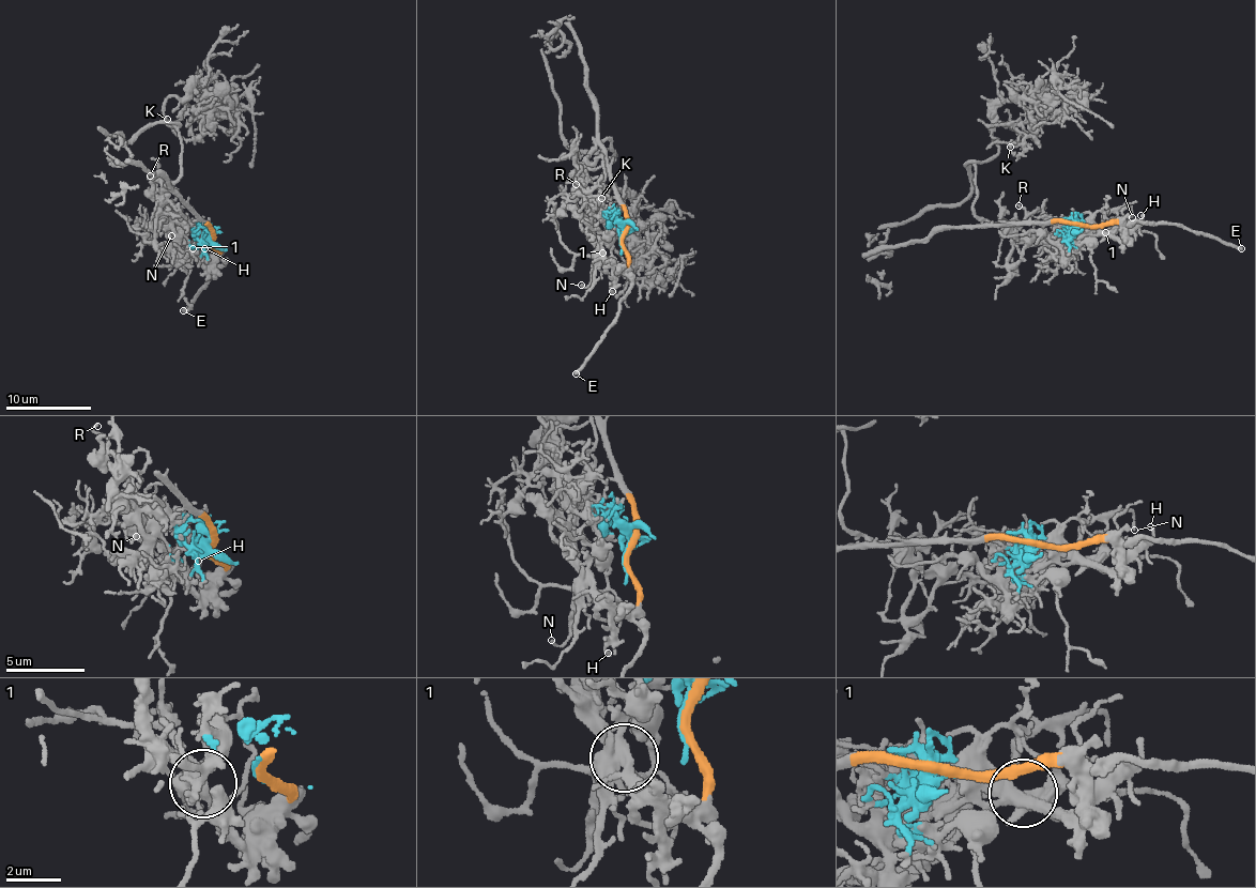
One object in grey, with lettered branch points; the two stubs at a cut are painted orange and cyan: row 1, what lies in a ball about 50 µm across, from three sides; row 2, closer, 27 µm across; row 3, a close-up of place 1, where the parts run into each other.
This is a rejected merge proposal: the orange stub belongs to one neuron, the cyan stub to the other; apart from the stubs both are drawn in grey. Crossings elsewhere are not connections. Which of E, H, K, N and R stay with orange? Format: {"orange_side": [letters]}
{"orange_side": ["E", "H", "N"]}

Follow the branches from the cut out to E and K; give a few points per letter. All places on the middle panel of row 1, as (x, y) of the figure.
E: (624, 233), (630, 289), (619, 304), (617, 321), (575, 373)
K: (622, 233), (582, 172), (610, 138), (614, 158), (599, 186), (624, 192), (651, 236), (618, 200), (601, 197)

